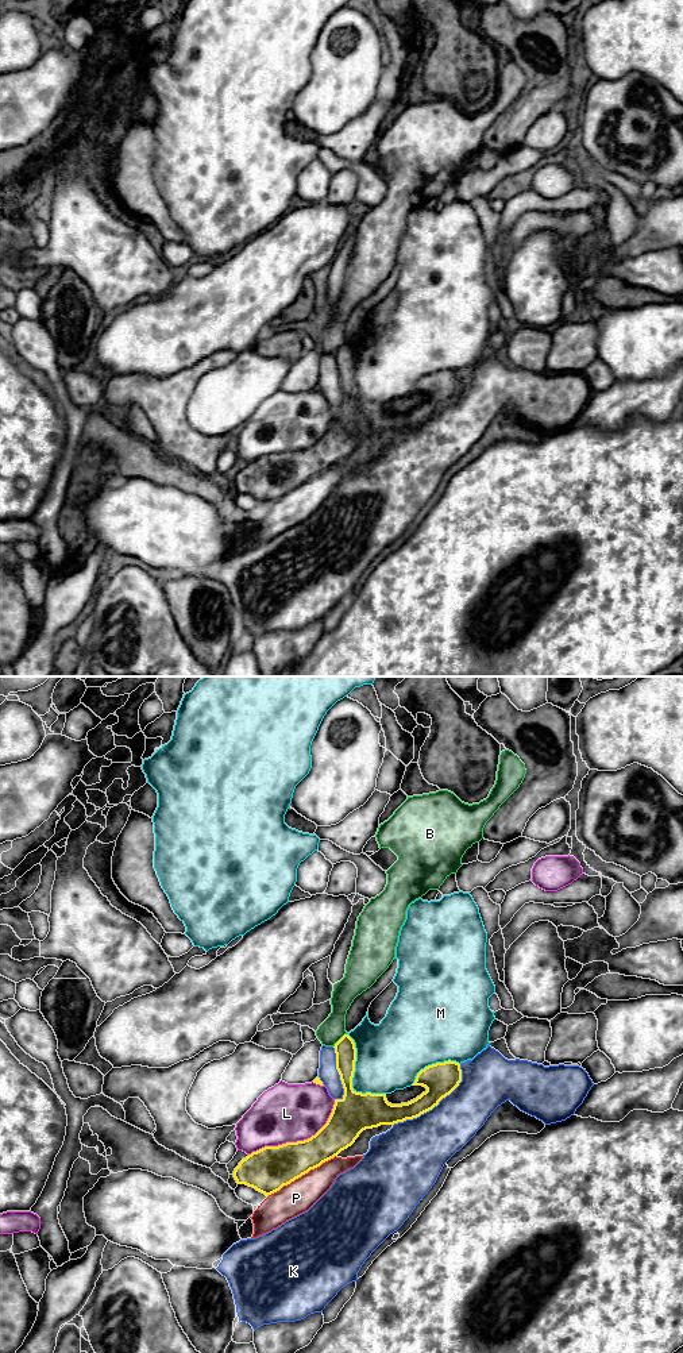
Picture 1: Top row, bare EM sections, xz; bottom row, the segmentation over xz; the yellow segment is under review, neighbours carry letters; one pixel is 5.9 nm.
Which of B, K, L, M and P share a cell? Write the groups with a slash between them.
B / K / L / M / P

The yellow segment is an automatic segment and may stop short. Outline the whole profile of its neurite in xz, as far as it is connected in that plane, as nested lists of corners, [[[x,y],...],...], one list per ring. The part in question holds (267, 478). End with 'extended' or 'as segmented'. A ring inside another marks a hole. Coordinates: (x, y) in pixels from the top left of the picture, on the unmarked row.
[[[348,343],[333,356],[344,404],[335,408],[327,432],[308,448],[265,455],[248,463],[232,482],[238,493],[246,493],[269,505],[337,465],[363,439],[413,428],[432,419],[462,390],[459,371],[436,371],[421,378],[412,393],[425,396],[425,401],[408,412],[391,413],[386,402],[362,402],[352,397],[356,356]]]; as segmented

